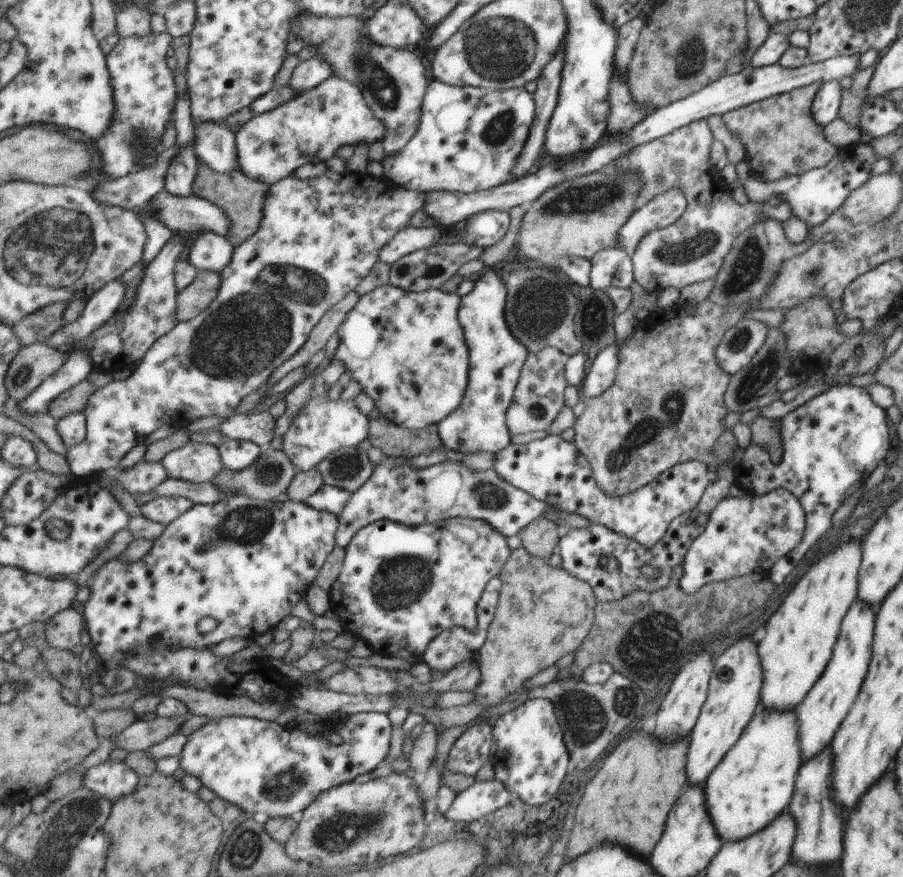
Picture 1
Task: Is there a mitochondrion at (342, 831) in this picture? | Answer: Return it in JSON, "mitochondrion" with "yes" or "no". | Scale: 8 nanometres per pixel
{"mitochondrion":"yes"}

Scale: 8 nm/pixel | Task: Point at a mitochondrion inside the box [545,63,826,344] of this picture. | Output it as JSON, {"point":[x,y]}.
{"point":[746,268]}

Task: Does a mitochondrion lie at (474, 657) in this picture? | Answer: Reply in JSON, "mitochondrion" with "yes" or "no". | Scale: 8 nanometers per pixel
{"mitochondrion":"no"}

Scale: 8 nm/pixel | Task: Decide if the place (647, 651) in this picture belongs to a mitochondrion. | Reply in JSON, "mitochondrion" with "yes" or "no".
{"mitochondrion":"yes"}

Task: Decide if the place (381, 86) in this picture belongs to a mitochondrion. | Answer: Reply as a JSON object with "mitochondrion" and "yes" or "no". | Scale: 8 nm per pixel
{"mitochondrion":"yes"}

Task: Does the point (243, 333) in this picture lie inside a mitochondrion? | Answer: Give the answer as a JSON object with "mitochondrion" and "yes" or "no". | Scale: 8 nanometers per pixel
{"mitochondrion":"yes"}

